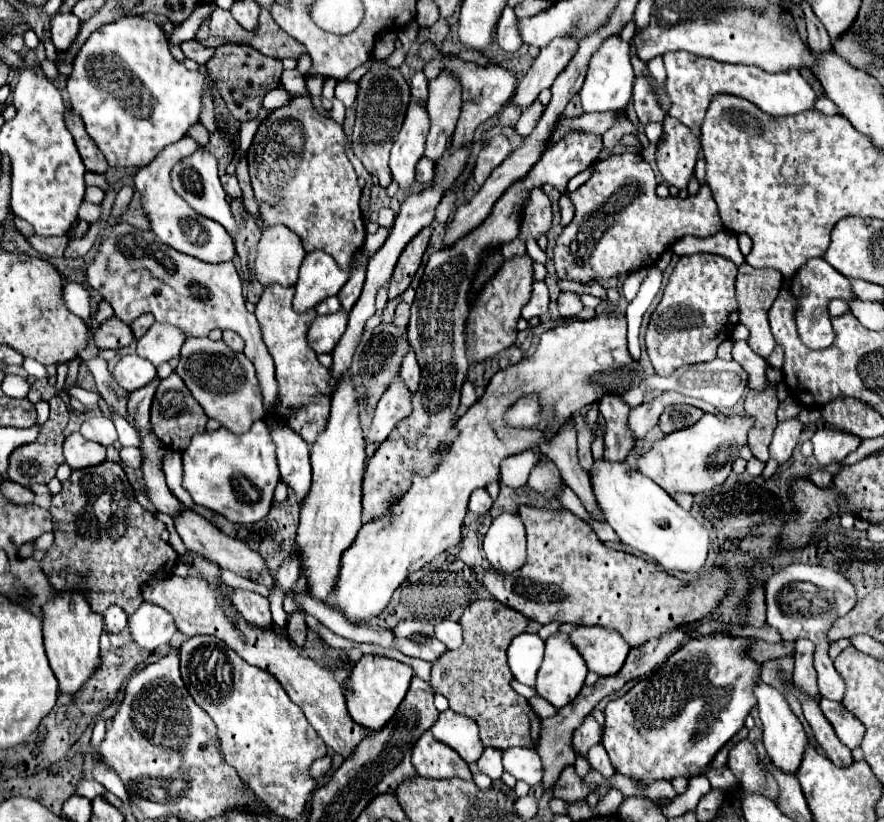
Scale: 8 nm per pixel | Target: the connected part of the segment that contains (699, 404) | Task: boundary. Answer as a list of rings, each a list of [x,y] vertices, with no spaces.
[[[665,392],[661,396],[657,396],[651,404],[641,404],[637,408],[631,410],[629,414],[629,428],[635,436],[635,440],[641,440],[657,422],[659,422],[659,416],[663,414],[663,410],[671,404],[689,404],[689,406],[695,406],[695,408],[701,408],[705,413],[713,413],[721,420],[728,418],[716,408],[703,402],[703,400],[697,400],[697,398],[687,398],[683,394],[677,394],[677,392]]]

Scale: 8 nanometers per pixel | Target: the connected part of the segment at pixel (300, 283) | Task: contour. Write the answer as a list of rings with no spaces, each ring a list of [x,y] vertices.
[[[321,250],[307,254],[299,270],[299,280],[295,284],[293,310],[307,312],[325,298],[337,296],[341,286],[347,282],[349,274],[351,272],[339,270],[335,260]]]

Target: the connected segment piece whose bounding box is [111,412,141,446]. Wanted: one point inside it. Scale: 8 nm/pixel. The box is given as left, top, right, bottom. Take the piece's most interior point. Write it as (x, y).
(128, 436)

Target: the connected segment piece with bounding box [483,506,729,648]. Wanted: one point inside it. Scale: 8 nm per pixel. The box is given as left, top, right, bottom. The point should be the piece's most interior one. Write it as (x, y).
(571, 576)

